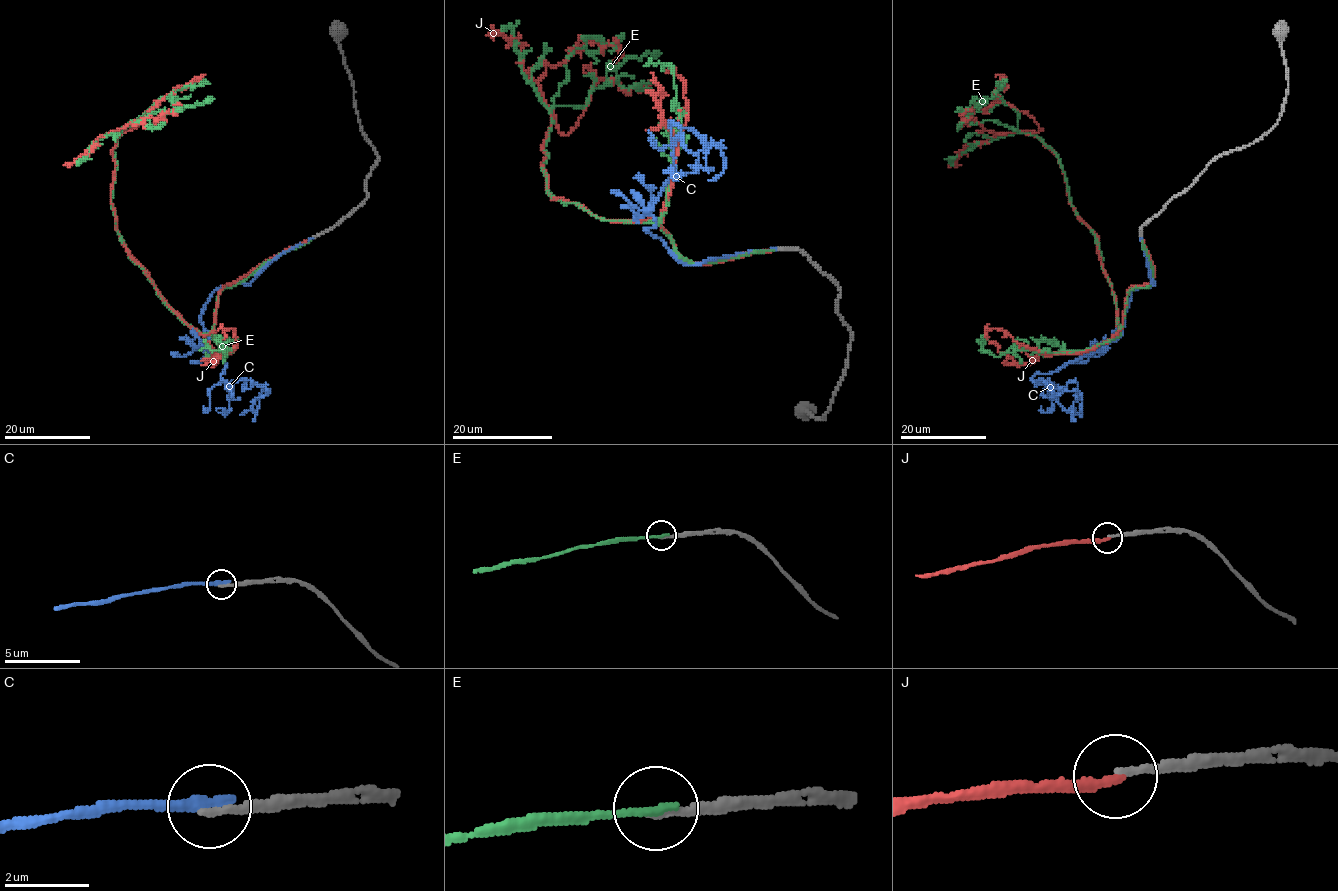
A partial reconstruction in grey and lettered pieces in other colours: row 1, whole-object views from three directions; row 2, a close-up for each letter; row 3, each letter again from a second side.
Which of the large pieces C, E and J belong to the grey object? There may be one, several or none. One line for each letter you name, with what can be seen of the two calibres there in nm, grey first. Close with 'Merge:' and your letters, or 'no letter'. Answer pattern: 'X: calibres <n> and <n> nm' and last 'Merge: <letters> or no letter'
Merge: no letter

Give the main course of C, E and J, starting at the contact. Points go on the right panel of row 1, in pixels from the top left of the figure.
C: (1141, 239), (1155, 282), (1135, 288), (1121, 336), (1030, 378), (1057, 389), (1075, 379), (1081, 415), (1076, 407)
E: (1141, 241), (1152, 282), (1127, 293), (1117, 334), (1098, 244), (1057, 156), (998, 97), (972, 98)
J: (1142, 241), (1152, 280), (1115, 335), (1095, 233), (996, 76)

